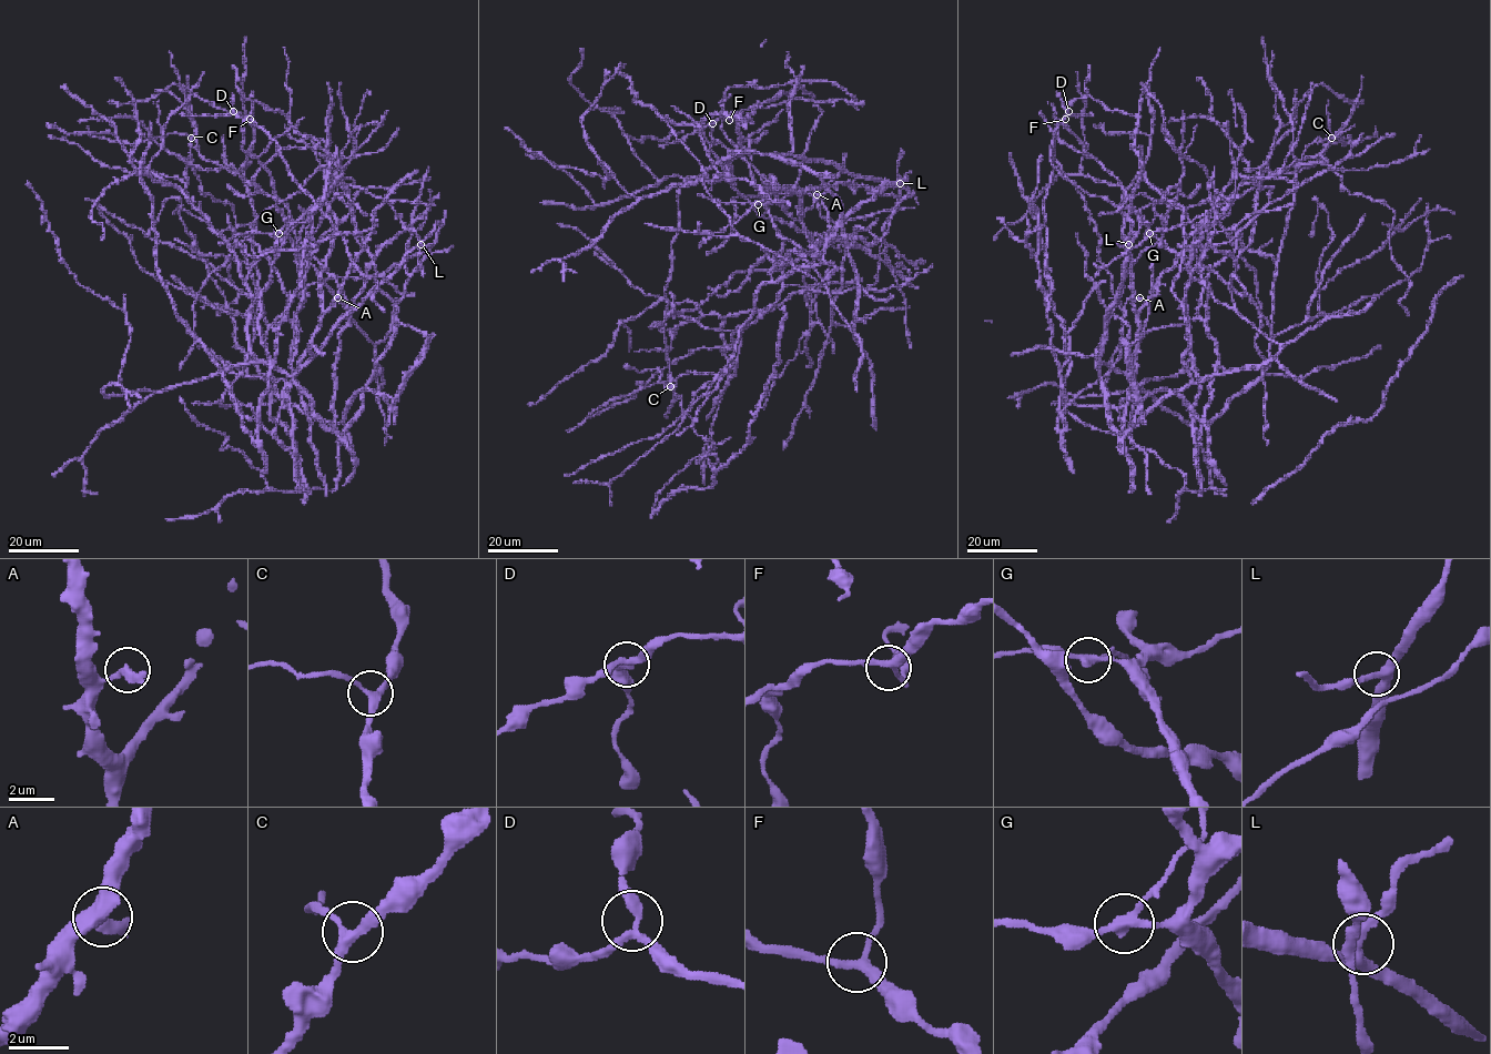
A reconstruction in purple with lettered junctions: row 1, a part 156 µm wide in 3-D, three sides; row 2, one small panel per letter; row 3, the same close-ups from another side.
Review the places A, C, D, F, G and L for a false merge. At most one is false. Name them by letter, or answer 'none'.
G

